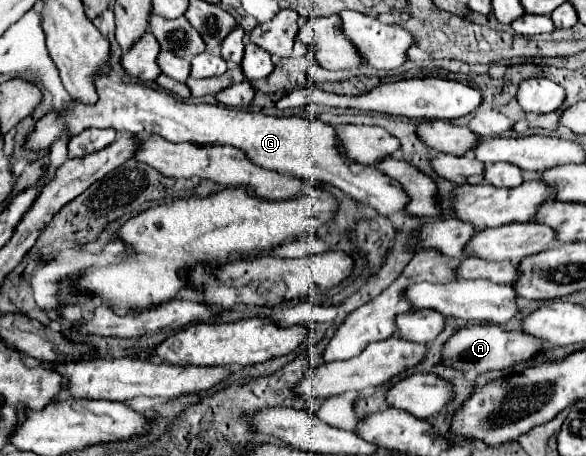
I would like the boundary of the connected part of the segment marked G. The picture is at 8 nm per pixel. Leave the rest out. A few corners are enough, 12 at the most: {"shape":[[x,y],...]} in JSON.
{"shape":[[96,79],[28,135],[110,127],[172,143],[232,145],[264,169],[330,183],[384,217],[410,197],[350,159],[334,127]]}

